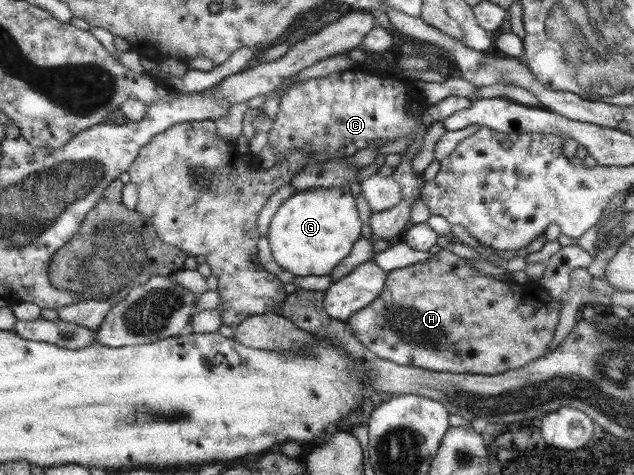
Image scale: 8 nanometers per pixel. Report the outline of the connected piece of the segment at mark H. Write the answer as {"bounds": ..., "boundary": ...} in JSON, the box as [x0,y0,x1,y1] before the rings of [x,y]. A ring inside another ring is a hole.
{"bounds":[346,248,560,375],"boundary":[[[441,248],[423,262],[388,272],[382,293],[369,306],[354,312],[346,322],[354,335],[367,346],[371,357],[433,372],[496,375],[525,367],[548,353],[560,307],[538,281],[529,279],[517,283],[512,279],[492,279],[472,267],[467,260]]]}

